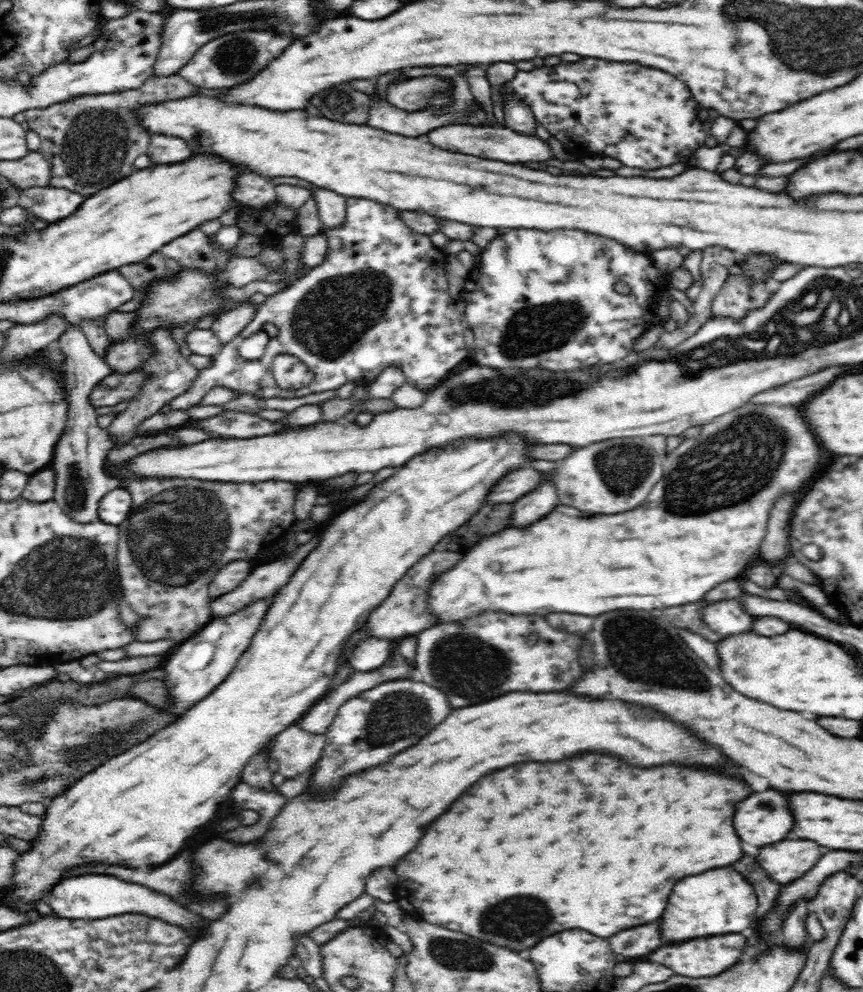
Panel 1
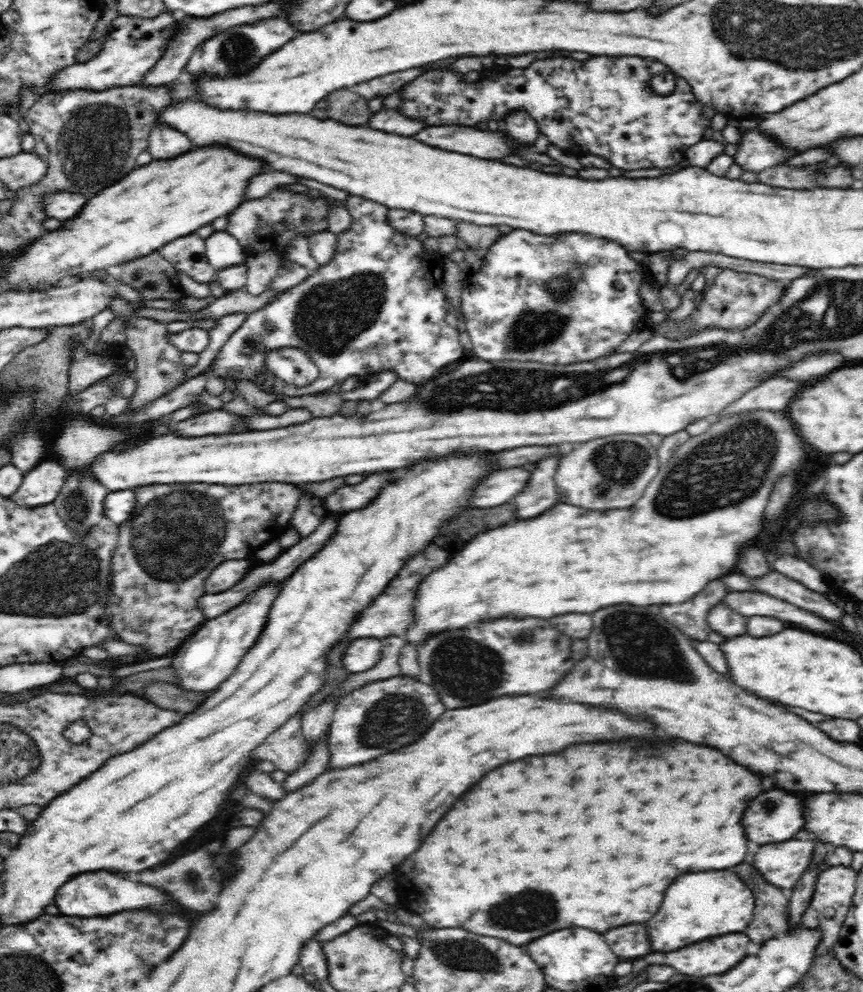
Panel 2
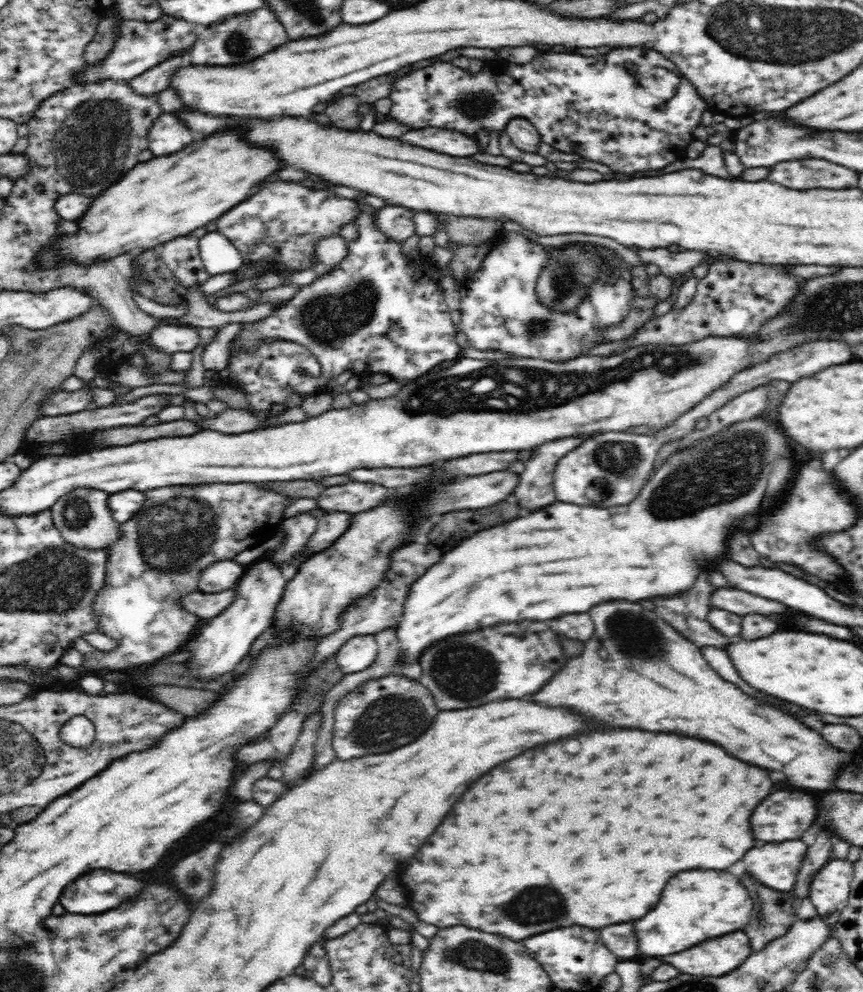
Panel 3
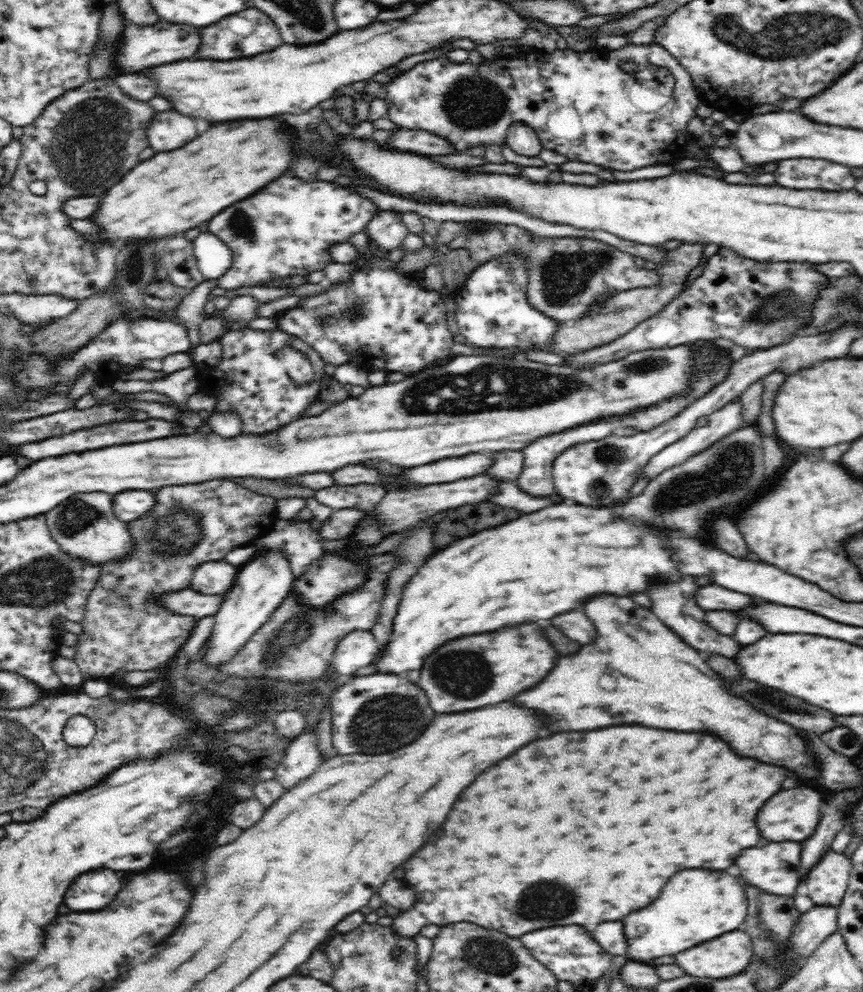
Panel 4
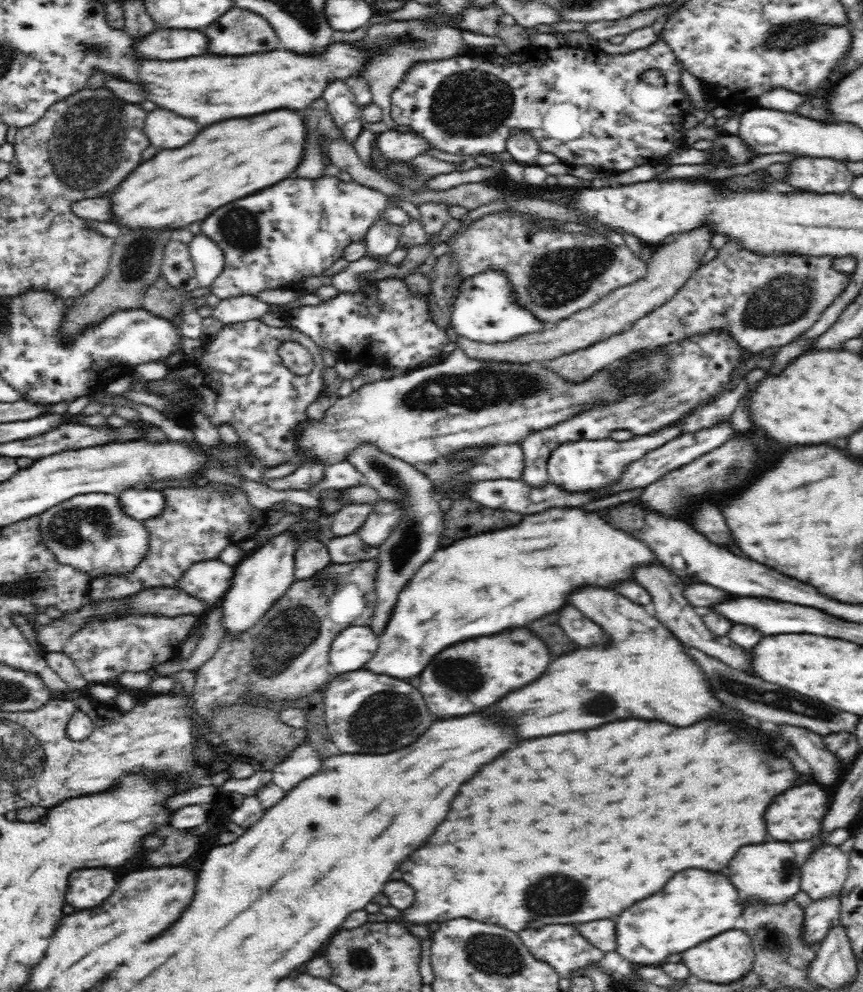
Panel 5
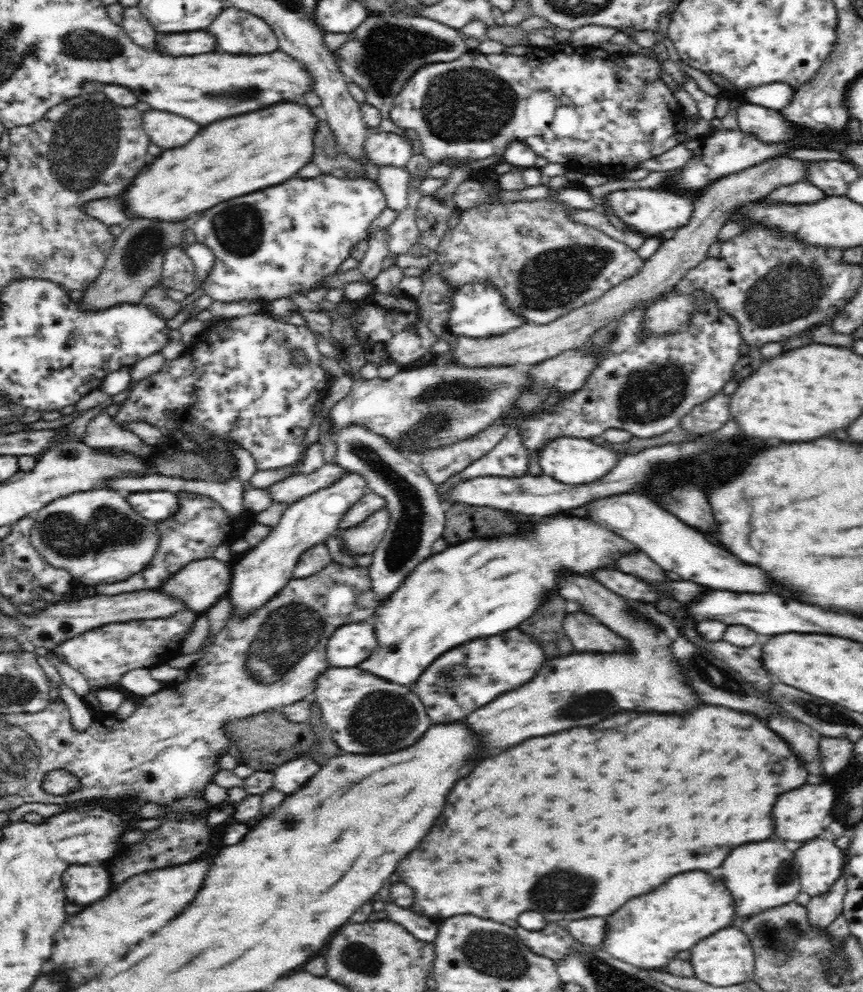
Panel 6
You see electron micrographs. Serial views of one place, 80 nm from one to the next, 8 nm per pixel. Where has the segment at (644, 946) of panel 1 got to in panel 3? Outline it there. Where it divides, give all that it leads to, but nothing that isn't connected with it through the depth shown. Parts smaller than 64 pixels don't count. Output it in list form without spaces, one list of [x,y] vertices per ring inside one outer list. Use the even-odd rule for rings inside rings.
[[[632,924],[606,926],[599,934],[602,943],[621,960],[634,960],[638,956],[638,938]]]

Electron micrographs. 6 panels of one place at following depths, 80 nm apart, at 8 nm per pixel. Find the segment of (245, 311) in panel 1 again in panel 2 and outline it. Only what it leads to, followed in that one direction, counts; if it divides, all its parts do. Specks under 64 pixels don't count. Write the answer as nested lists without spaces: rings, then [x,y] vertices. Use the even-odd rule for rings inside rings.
[[[234,312],[226,314],[216,320],[215,326],[210,328],[210,342],[204,352],[199,354],[199,361],[196,366],[189,367],[187,376],[194,377],[208,368],[216,358],[218,351],[226,344],[226,341],[248,320],[250,315],[247,312]]]

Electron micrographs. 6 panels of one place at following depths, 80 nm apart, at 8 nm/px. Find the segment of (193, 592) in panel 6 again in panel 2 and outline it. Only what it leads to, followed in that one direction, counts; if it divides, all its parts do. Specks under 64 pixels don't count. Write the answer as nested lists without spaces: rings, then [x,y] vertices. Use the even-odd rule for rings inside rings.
[[[248,558],[220,563],[206,579],[205,592],[218,594],[238,584],[252,569]]]

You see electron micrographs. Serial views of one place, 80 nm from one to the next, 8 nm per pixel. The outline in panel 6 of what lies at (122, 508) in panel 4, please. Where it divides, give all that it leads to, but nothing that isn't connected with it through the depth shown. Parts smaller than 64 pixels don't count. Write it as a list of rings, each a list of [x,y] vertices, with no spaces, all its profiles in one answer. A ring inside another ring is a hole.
[[[166,491],[128,492],[126,501],[138,515],[151,520],[164,520],[178,510],[178,495]]]

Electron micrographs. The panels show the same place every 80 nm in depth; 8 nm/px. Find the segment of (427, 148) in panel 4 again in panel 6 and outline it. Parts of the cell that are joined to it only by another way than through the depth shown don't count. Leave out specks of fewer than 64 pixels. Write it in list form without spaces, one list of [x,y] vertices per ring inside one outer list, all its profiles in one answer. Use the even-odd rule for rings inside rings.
[[[379,130],[365,140],[365,153],[376,166],[404,168],[412,153],[412,140],[403,133],[394,134]]]

